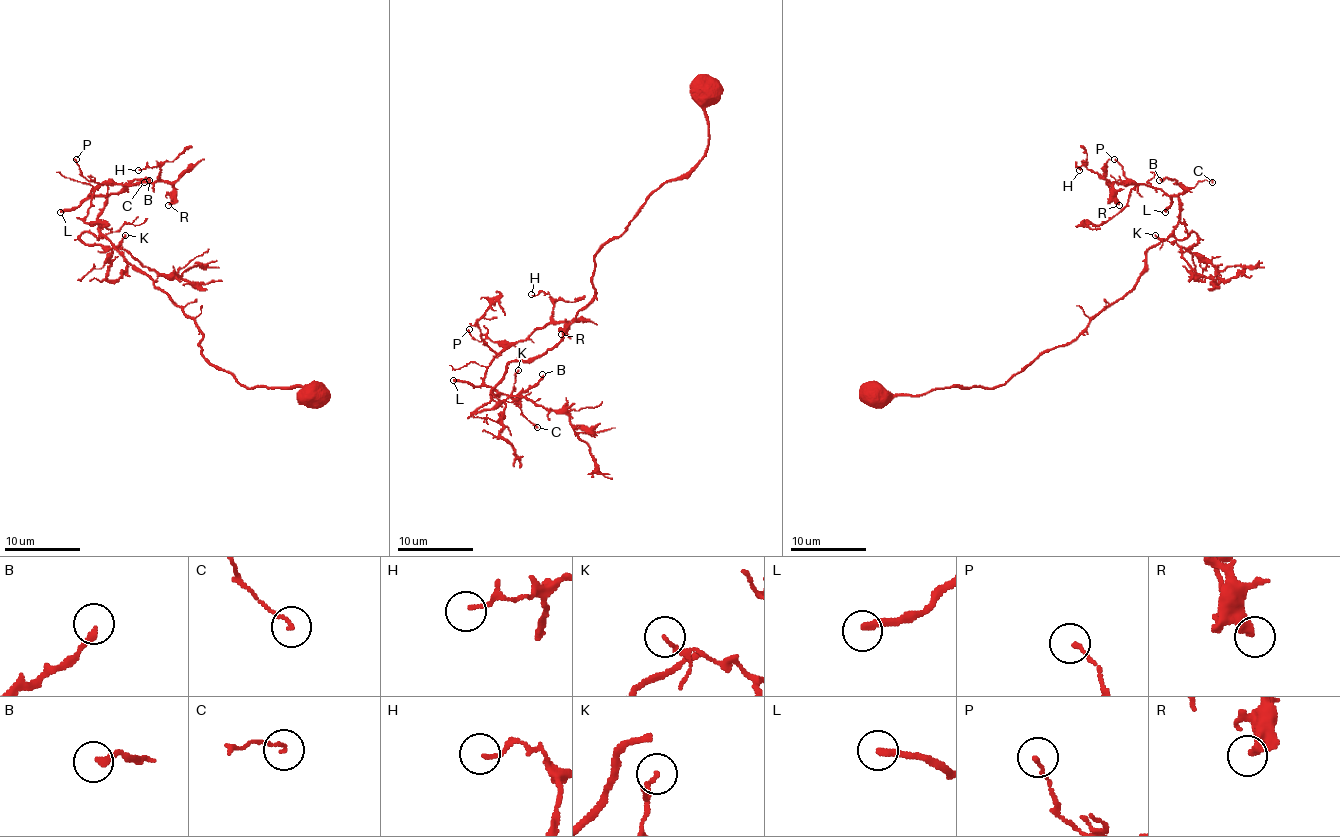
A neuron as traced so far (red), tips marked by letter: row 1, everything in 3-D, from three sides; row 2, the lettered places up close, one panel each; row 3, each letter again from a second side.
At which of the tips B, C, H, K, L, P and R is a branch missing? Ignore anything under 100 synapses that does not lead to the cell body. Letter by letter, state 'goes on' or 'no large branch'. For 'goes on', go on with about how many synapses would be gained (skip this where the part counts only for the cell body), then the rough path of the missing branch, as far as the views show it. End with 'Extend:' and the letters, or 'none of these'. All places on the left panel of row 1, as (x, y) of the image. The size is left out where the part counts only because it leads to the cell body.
B: no large branch
C: no large branch
H: no large branch
K: no large branch
L: goes on | 550 syn
P: no large branch
R: no large branch
Extend: L

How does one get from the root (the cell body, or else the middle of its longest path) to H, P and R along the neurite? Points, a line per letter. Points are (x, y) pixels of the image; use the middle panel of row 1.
H: (707, 94), (705, 154), (595, 255), (595, 296), (491, 395), (489, 363), (550, 321), (550, 296), (531, 294)
P: (707, 94), (705, 154), (595, 255), (595, 296), (497, 395), (503, 348), (469, 329)
R: (707, 94), (705, 154), (595, 255), (595, 296), (491, 395), (499, 353), (550, 323), (561, 334)

